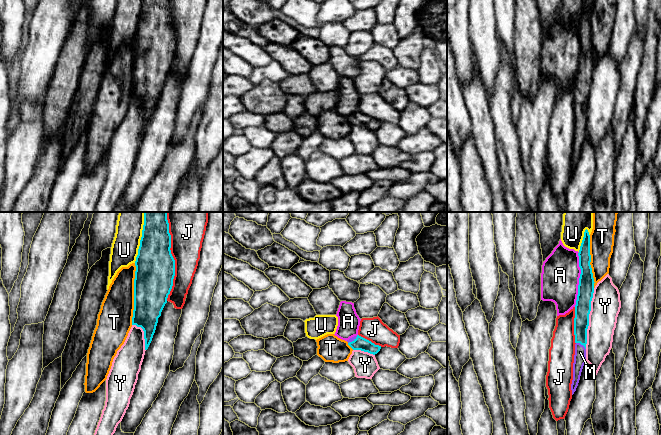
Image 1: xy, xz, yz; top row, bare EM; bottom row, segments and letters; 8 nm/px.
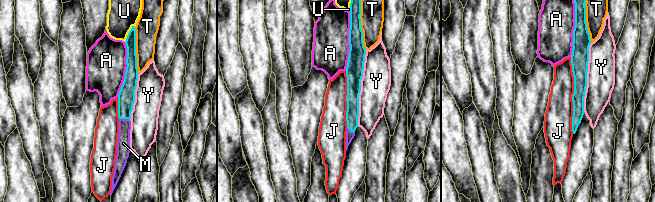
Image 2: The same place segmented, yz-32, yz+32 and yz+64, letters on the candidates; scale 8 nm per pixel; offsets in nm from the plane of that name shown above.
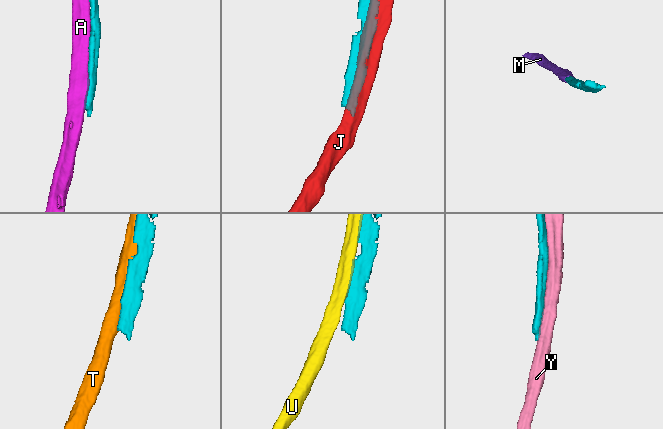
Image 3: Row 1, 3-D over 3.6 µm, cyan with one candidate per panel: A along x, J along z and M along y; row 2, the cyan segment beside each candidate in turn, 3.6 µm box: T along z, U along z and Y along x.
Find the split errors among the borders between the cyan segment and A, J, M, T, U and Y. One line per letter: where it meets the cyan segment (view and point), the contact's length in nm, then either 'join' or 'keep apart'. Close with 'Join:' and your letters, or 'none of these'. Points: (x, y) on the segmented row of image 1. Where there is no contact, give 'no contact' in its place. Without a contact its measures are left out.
A: yz (579, 279) | 440 nm | keep apart
J: xy (172, 256) | 700 nm | keep apart
M: yz (581, 344) | 100 nm | join
T: xy (134, 294) | 500 nm | keep apart
U: xy (141, 237) | 420 nm | keep apart
Y: yz (588, 318) | 500 nm | keep apart
Join: M

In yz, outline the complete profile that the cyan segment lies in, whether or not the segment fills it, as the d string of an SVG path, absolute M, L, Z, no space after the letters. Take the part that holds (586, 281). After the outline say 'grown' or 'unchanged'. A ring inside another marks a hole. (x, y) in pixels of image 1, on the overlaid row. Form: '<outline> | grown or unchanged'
M586 229L578 253L581 274L578 285L578 295L575 305L574 335L575 355L573 363L573 380L571 384L572 395L578 386L581 372L586 363L587 329L589 326L589 314L594 293L594 278L590 265L590 235Z | grown

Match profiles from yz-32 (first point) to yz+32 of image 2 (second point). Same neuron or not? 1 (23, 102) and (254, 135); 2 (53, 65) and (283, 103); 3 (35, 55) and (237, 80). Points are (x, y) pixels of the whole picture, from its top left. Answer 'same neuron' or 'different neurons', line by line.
1: same neuron
2: different neurons
3: different neurons

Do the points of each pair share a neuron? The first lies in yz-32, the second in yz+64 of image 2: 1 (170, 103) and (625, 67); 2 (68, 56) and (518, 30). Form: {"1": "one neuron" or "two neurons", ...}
{"1": "one neuron", "2": "one neuron"}

